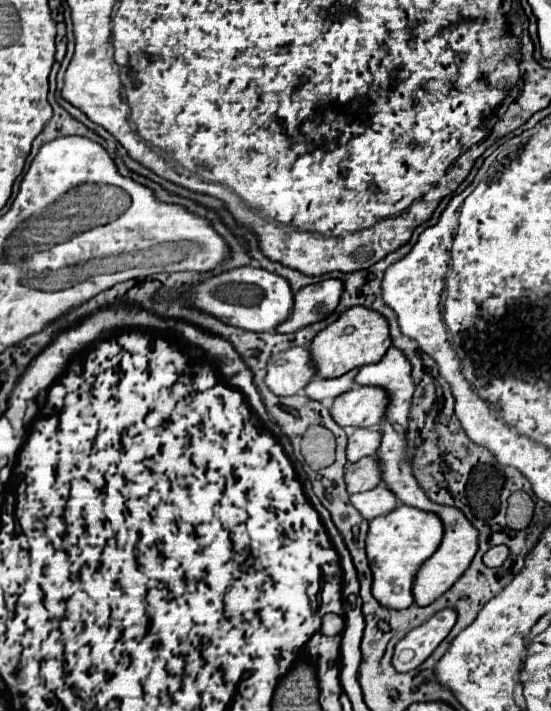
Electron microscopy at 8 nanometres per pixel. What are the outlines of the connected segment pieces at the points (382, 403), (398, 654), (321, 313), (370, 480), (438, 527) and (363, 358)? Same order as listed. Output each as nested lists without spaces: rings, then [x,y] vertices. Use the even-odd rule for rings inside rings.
[[[356,386],[334,400],[330,414],[340,426],[374,428],[382,422],[388,402],[390,396],[384,388],[378,390],[378,386]]]
[[[444,608],[436,612],[430,620],[408,632],[394,650],[394,668],[398,672],[408,672],[416,666],[420,666],[436,648],[438,644],[448,636],[452,626],[456,624],[456,610]]]
[[[326,278],[318,284],[310,284],[298,290],[294,294],[296,306],[292,308],[292,318],[288,318],[288,322],[284,322],[284,326],[280,326],[276,332],[296,332],[304,326],[324,320],[336,310],[342,294],[344,282],[336,278]]]
[[[376,456],[362,458],[360,462],[346,466],[346,486],[350,494],[372,490],[376,484],[382,482],[382,468]]]
[[[400,504],[386,516],[378,516],[370,522],[368,538],[366,538],[366,552],[368,562],[372,568],[372,594],[374,598],[388,608],[408,608],[414,604],[412,582],[420,566],[436,552],[442,542],[444,526],[442,520],[434,512],[422,512],[418,508]]]
[[[352,306],[344,310],[334,324],[330,324],[328,328],[316,334],[316,338],[310,344],[310,352],[318,368],[318,374],[322,378],[334,378],[334,376],[346,374],[352,368],[380,362],[380,358],[386,354],[390,344],[392,342],[388,336],[386,318],[364,306]]]

